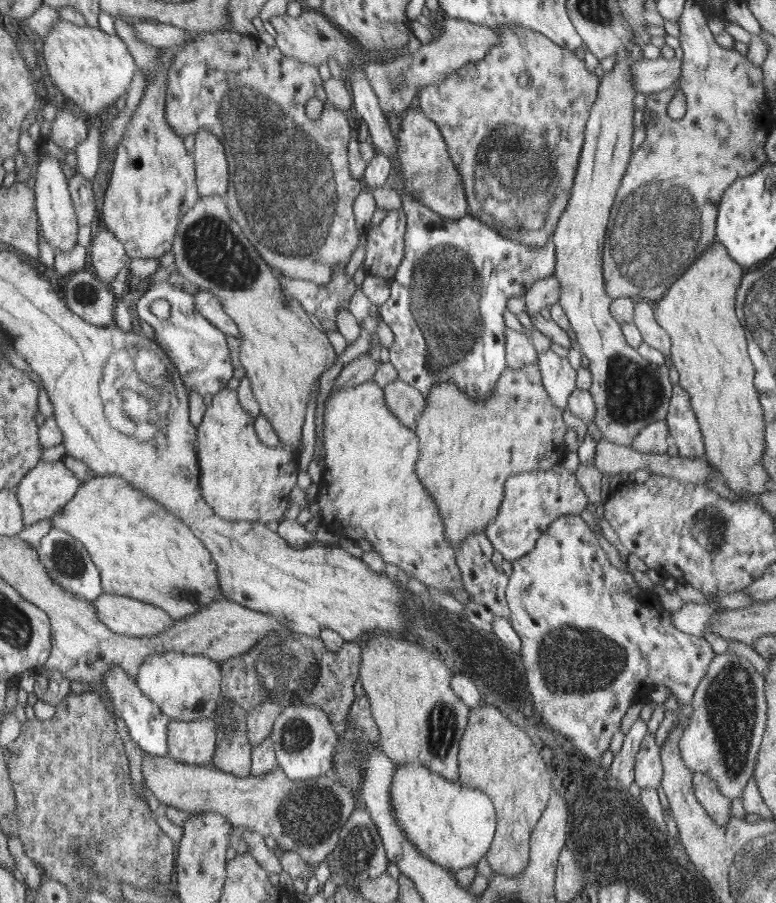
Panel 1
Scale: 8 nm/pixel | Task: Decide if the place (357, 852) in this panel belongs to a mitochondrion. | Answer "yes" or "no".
yes

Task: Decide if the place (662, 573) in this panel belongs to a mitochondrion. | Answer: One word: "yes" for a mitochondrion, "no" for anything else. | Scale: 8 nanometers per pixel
no

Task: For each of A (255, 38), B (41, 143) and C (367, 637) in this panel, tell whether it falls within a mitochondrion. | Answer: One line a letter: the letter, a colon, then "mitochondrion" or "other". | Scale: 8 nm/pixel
A: other
B: other
C: other

